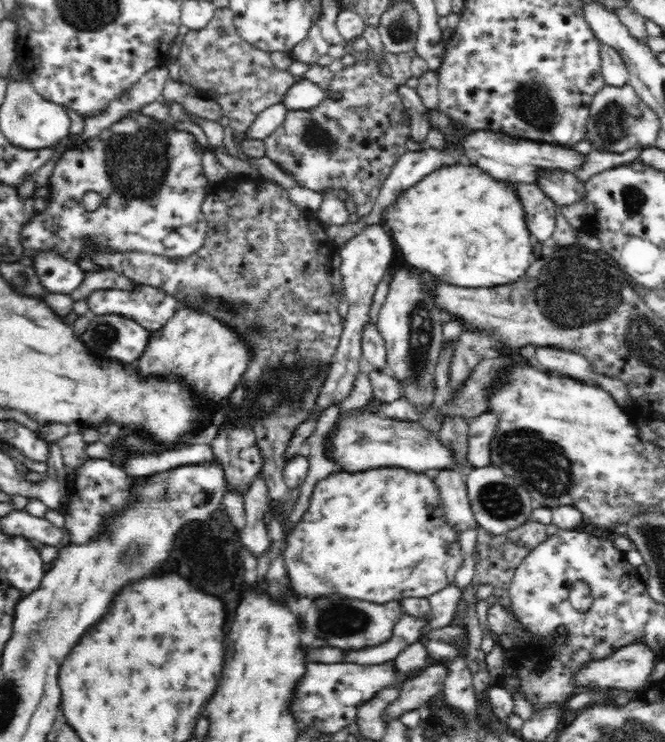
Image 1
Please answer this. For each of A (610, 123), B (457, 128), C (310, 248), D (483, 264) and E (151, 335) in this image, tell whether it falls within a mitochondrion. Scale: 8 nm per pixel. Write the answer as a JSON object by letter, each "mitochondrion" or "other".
{"A":"mitochondrion","B":"other","C":"other","D":"other","E":"other"}

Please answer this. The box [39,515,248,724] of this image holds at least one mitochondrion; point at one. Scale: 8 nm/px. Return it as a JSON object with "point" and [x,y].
{"point":[136,550]}

